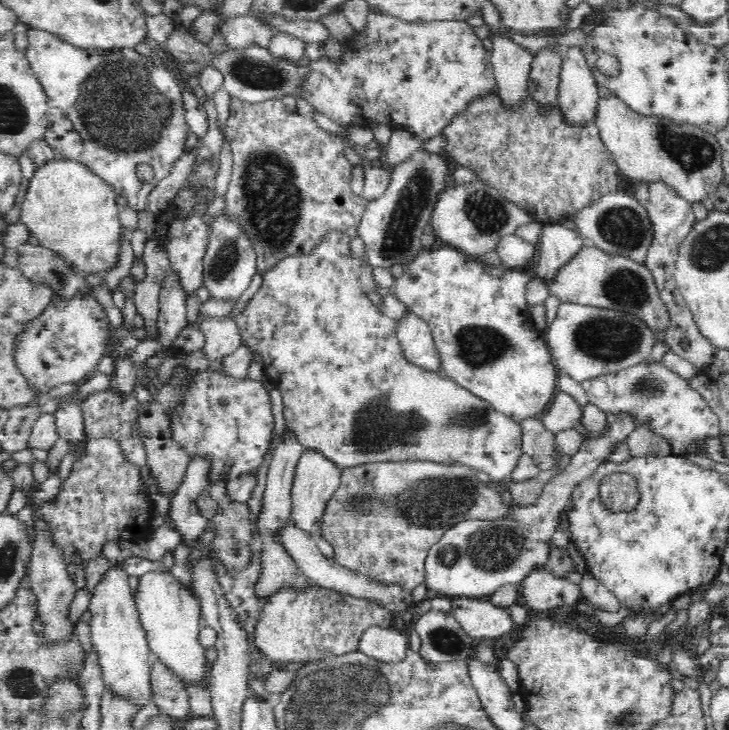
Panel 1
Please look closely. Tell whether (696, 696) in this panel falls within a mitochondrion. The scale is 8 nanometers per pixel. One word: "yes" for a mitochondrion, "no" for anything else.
no

